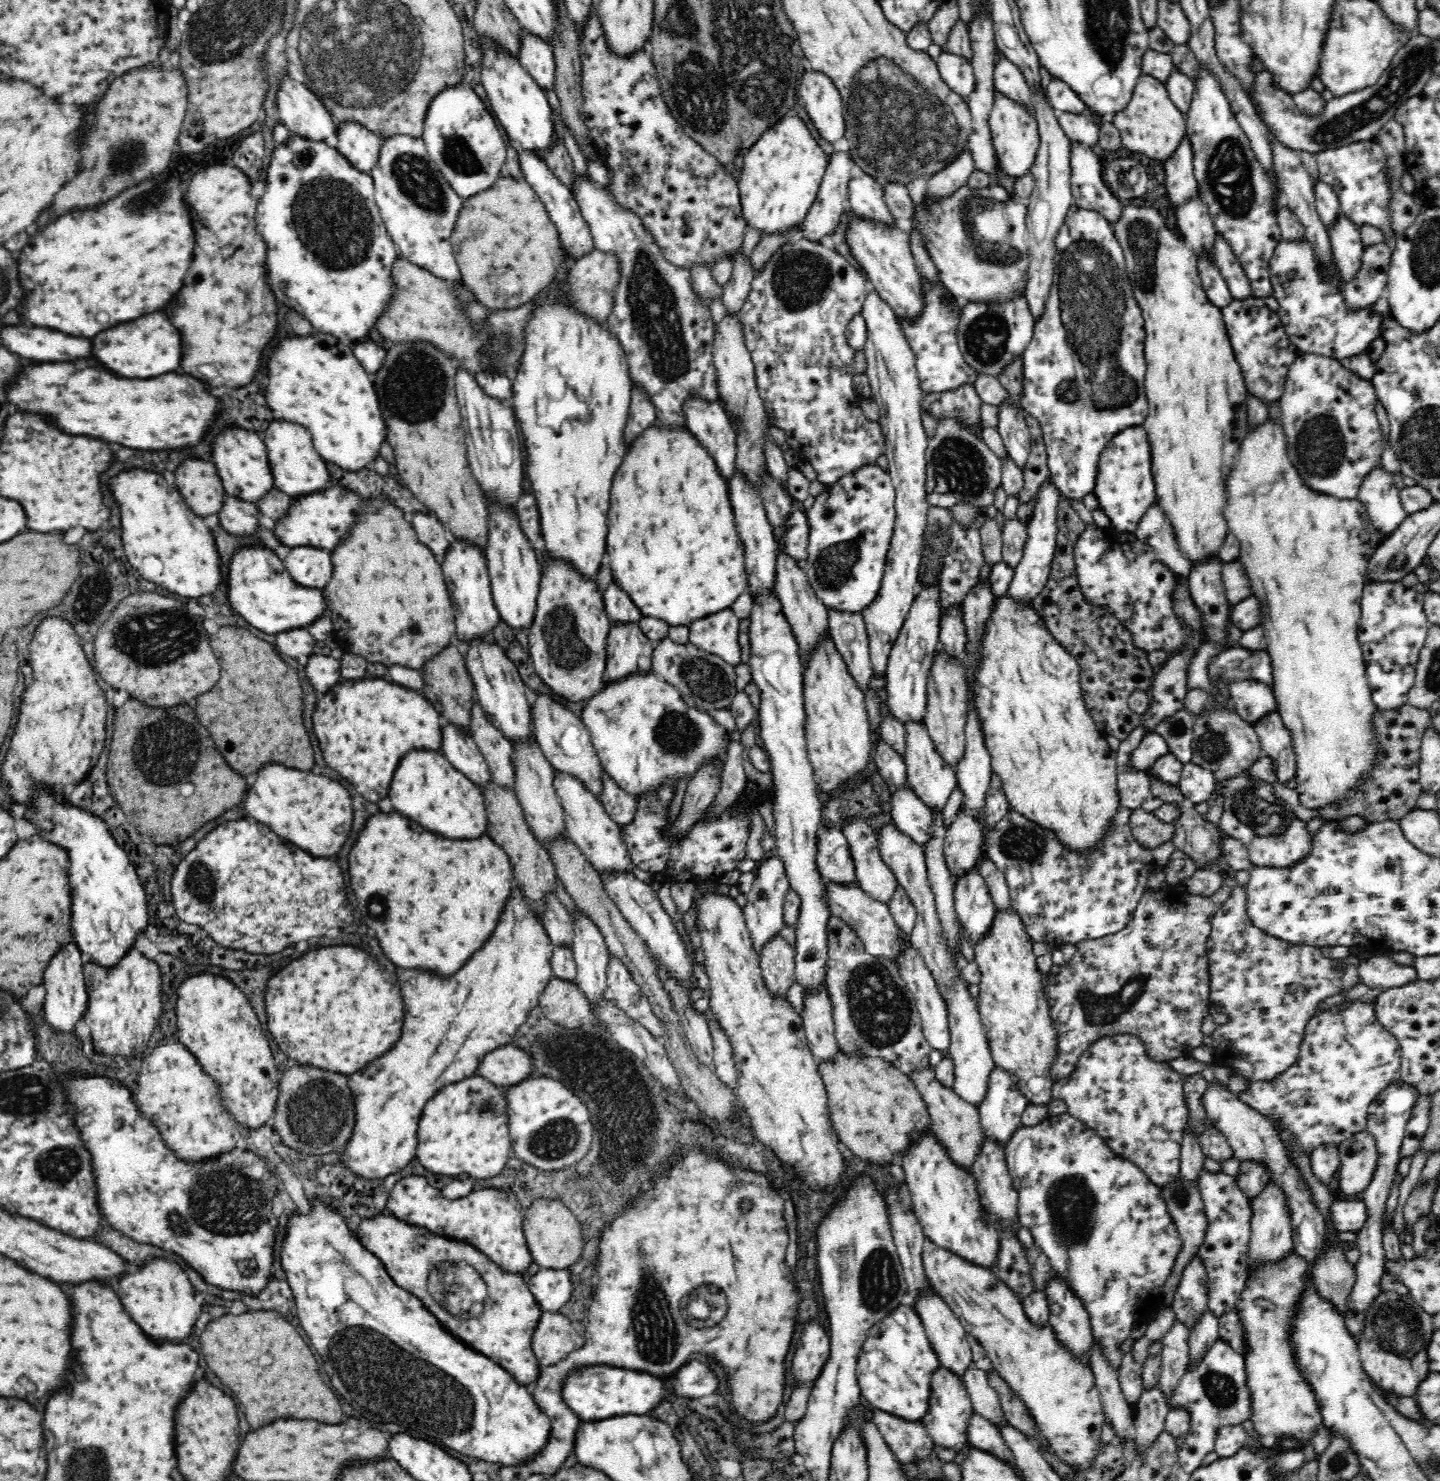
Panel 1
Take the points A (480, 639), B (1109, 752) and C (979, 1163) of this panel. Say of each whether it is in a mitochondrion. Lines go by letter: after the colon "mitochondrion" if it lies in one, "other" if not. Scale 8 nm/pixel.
A: other
B: other
C: other

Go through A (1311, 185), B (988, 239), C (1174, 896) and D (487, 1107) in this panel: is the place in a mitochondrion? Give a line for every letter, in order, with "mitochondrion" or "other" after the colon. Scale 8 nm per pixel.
A: other
B: mitochondrion
C: other
D: mitochondrion

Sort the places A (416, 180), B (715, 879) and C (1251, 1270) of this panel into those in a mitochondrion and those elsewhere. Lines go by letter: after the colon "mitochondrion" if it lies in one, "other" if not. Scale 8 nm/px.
A: mitochondrion
B: other
C: other

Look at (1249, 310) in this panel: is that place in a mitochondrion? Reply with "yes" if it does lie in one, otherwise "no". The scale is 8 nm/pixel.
no

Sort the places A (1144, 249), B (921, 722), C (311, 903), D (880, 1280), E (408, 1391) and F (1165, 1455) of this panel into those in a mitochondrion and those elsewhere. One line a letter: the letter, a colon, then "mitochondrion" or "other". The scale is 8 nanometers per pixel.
A: mitochondrion
B: other
C: other
D: mitochondrion
E: mitochondrion
F: other

